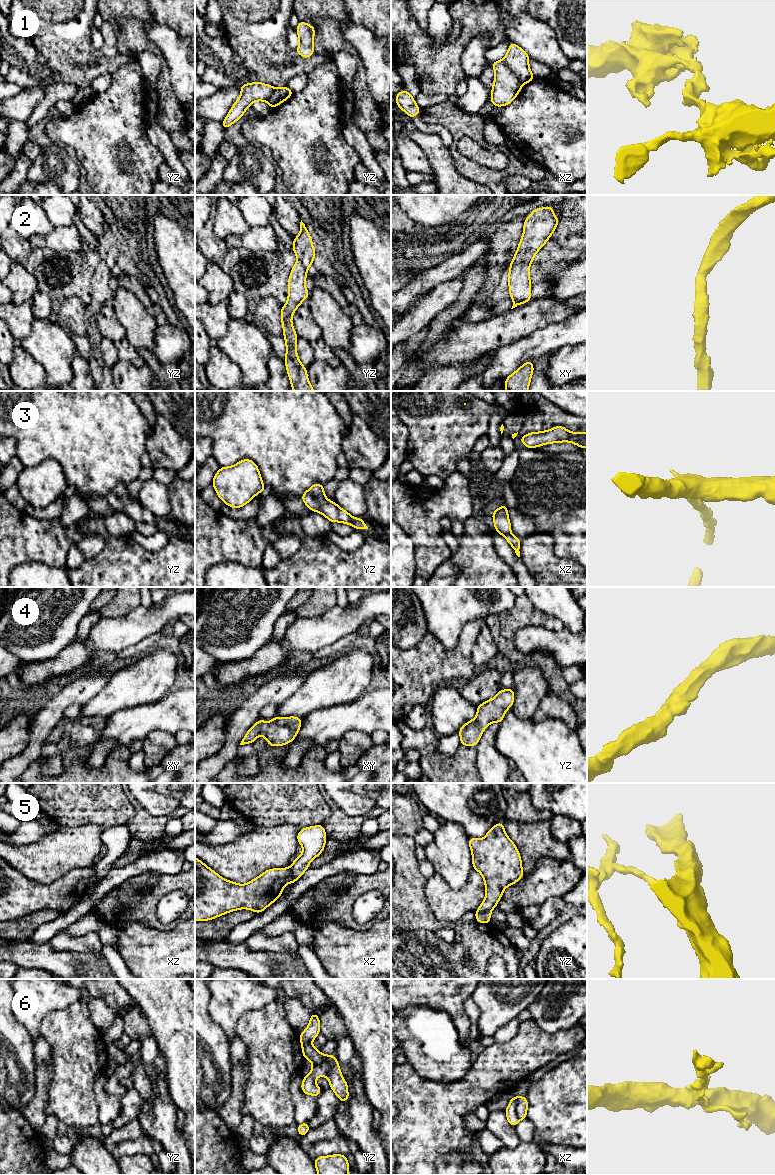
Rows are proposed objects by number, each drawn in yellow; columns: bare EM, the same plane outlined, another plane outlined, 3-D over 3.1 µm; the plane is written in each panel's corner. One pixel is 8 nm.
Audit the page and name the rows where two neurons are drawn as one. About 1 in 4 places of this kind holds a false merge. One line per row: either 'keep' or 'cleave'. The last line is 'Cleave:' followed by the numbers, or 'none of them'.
1: cleave
2: keep
3: keep
4: keep
5: cleave
6: cleave
Cleave: 1, 5, 6

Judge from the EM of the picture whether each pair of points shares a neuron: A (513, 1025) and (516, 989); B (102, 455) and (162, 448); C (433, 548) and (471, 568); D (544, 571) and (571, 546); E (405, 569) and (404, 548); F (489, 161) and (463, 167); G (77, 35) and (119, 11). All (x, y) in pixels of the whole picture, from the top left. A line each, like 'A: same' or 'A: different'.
A: different
B: different
C: different
D: different
E: same
F: different
G: different

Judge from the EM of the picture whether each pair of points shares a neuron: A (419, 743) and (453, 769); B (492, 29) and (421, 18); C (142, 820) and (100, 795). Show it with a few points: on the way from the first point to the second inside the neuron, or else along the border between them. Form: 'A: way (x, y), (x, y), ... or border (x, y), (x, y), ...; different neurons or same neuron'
A: way (427, 751), (445, 769); same neuron
B: border (409, 10), (417, 24), (425, 31); different neurons
C: border (124, 793), (134, 810), (134, 815), (126, 823); different neurons

